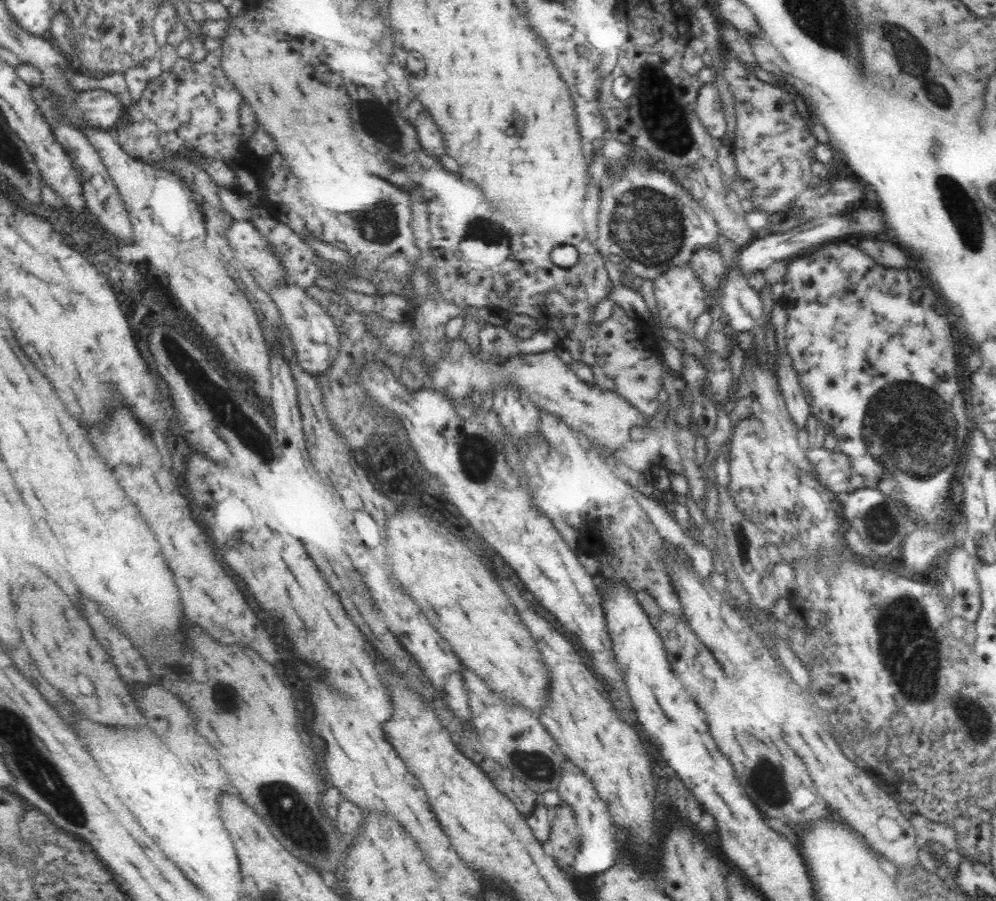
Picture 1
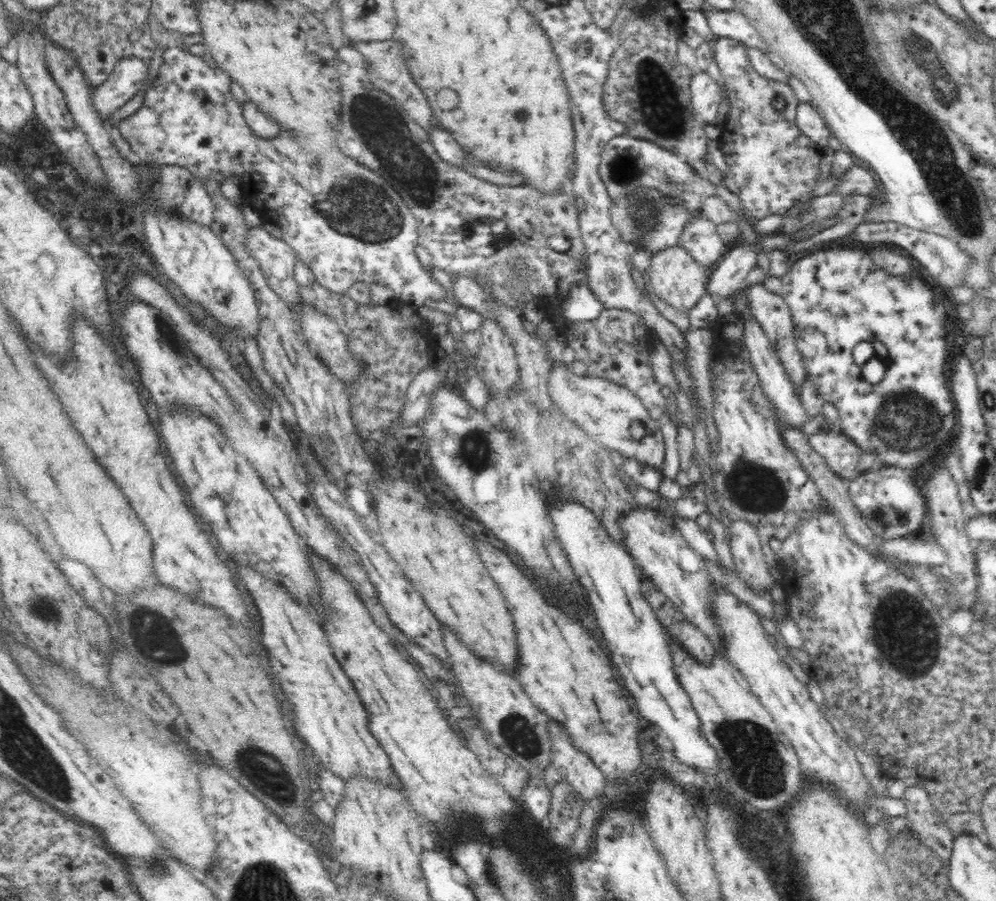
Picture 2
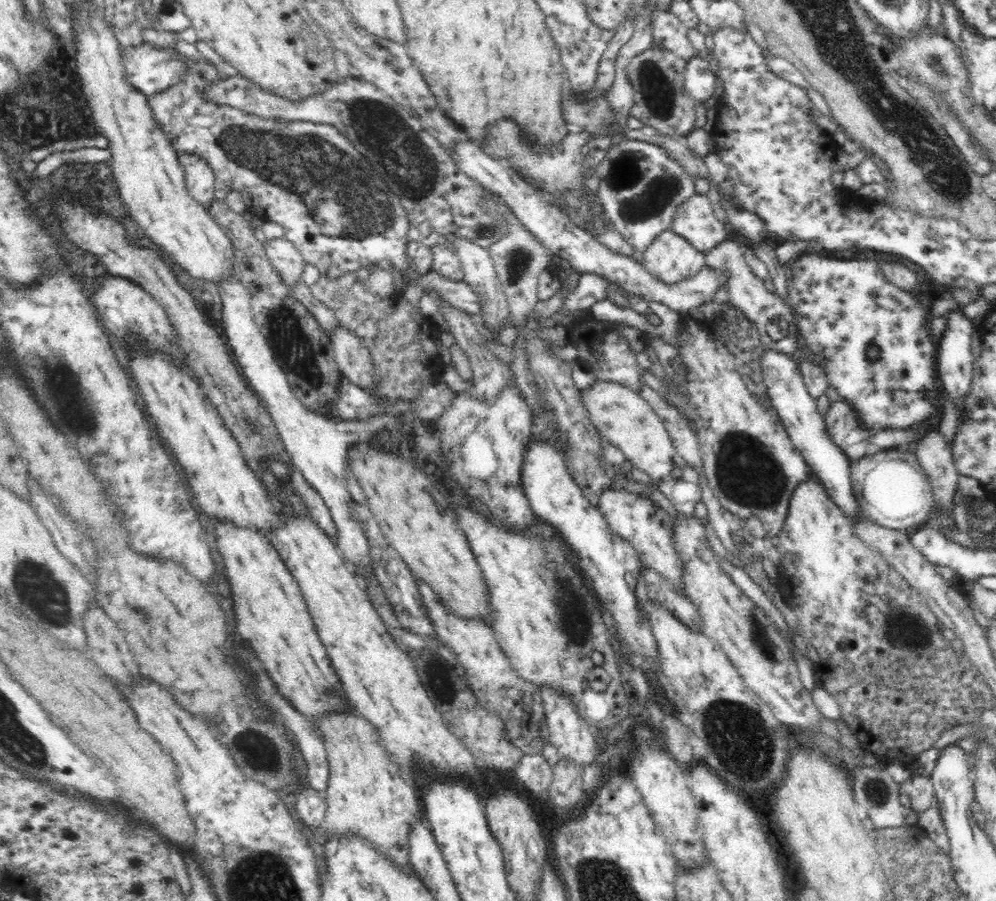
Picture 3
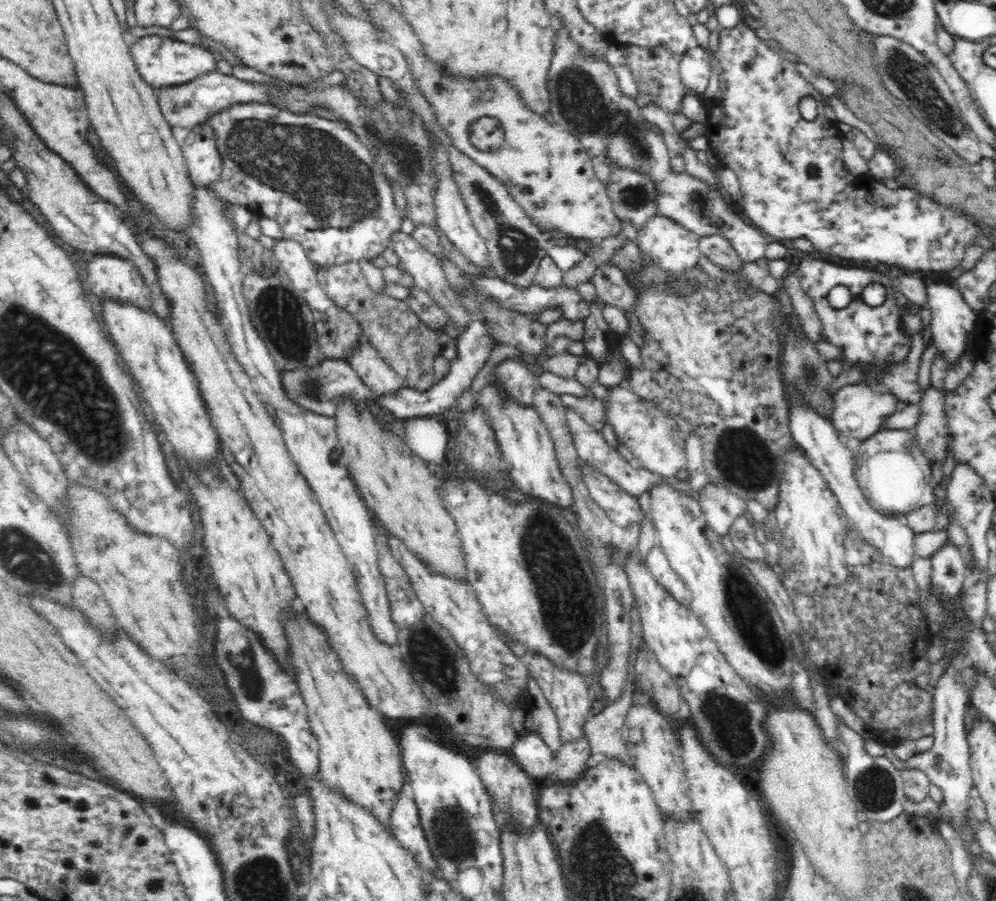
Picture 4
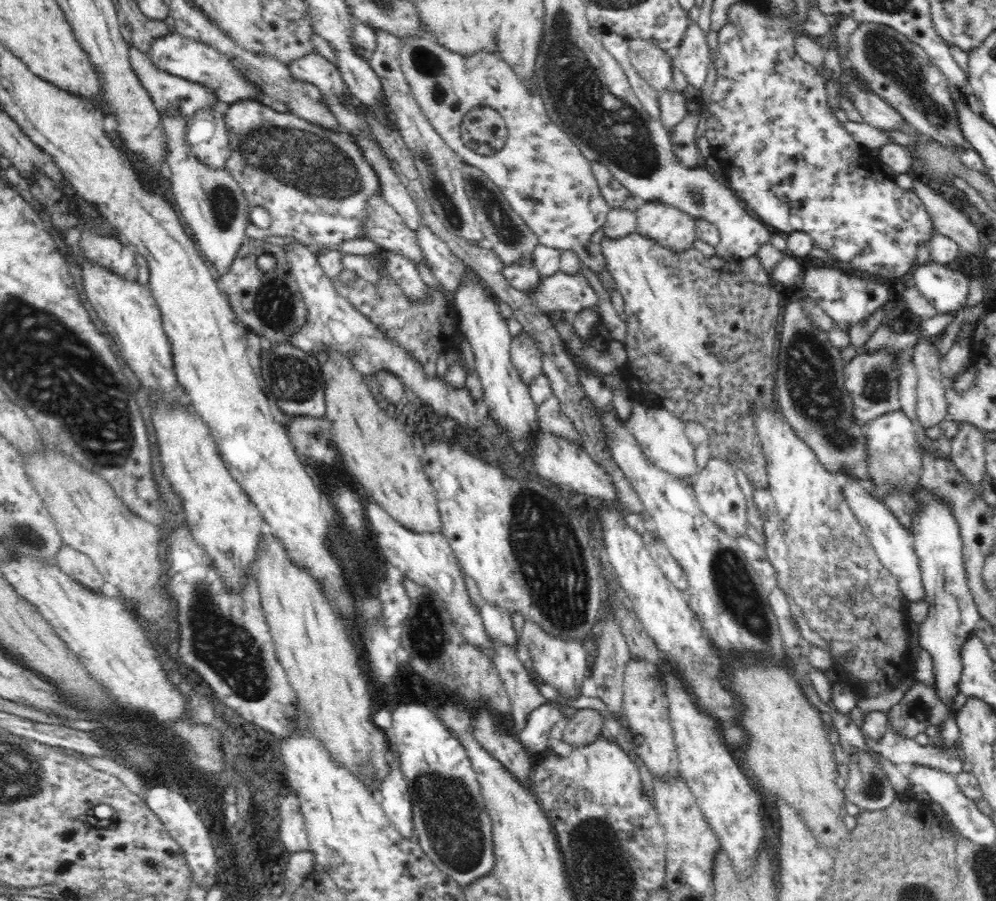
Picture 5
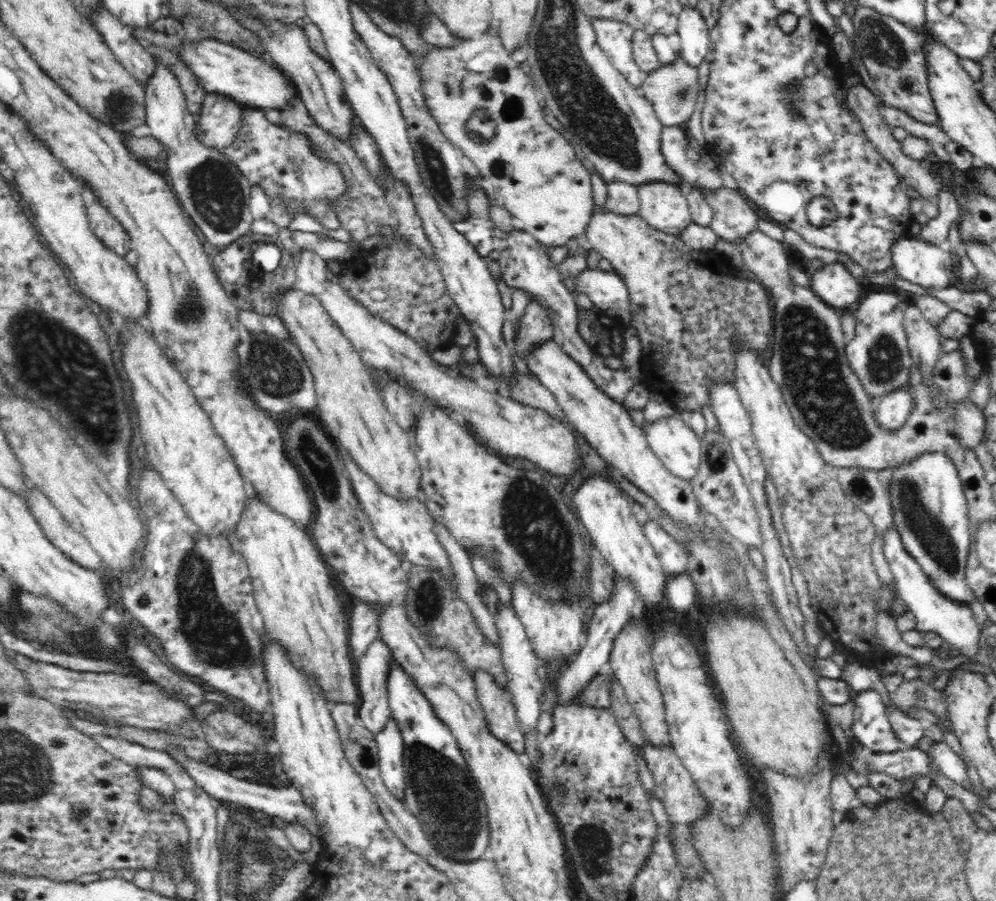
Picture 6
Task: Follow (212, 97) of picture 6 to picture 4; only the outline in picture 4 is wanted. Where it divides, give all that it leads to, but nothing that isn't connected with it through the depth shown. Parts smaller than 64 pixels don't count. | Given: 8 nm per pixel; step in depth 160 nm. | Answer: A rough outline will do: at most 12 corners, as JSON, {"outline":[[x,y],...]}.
{"outline":[[192,127],[181,146],[195,186],[211,187],[223,169],[215,132]]}

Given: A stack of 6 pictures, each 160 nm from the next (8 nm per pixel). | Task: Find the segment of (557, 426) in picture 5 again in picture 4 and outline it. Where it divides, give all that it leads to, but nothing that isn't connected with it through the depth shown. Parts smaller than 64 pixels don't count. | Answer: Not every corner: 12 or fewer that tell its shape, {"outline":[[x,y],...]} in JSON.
{"outline":[[566,406],[583,463],[639,496],[661,476],[628,462]]}

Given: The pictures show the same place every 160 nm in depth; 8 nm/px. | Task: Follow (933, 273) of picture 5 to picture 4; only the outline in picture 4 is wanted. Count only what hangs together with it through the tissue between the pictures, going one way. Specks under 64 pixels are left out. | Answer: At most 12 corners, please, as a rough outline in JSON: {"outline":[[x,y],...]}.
{"outline":[[930,282],[932,341],[949,364],[967,353],[977,314],[954,283]]}

